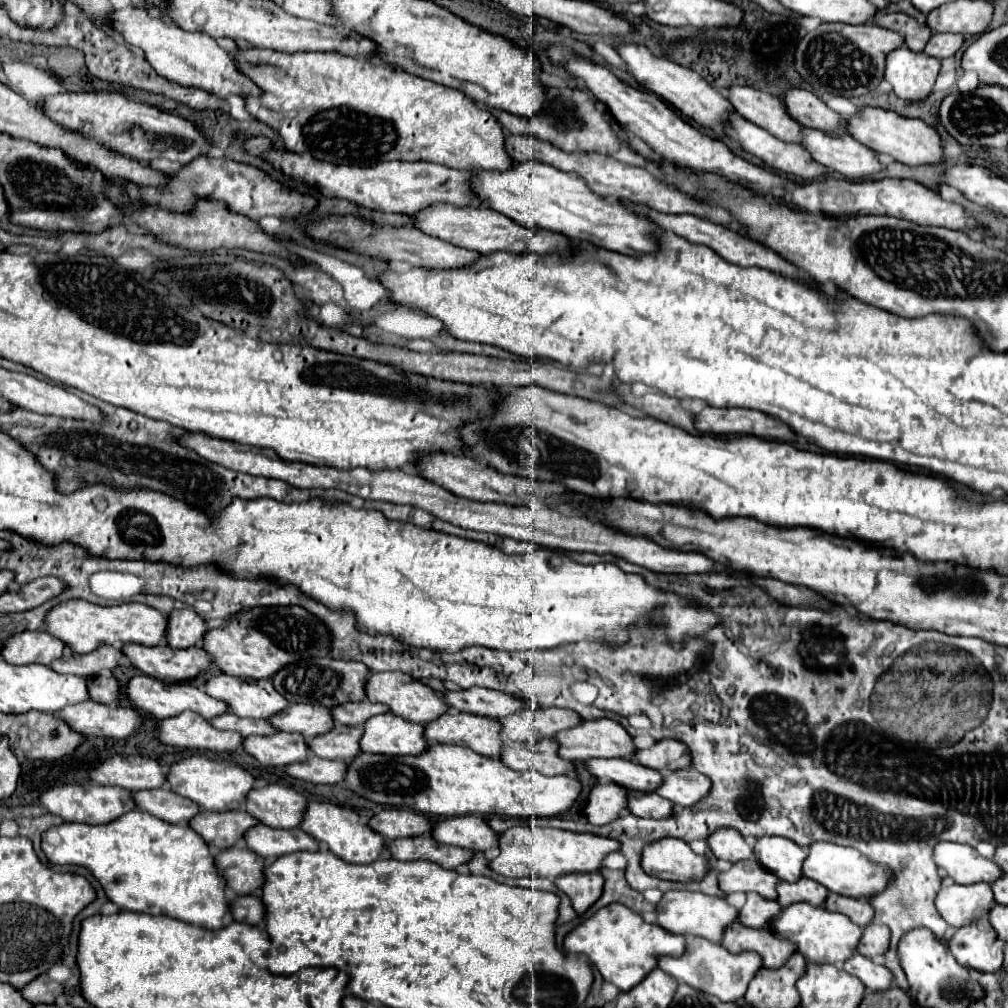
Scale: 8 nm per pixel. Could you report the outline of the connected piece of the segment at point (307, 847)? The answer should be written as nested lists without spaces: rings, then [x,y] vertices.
[[[255,825],[247,831],[245,843],[251,851],[267,861],[295,853],[295,851],[317,851],[321,845],[303,829],[271,829],[267,825]]]

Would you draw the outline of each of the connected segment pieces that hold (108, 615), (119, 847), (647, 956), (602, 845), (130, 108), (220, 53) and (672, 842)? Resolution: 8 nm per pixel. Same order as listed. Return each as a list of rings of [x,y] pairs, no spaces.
[[[69,599],[47,613],[47,631],[65,641],[73,653],[91,653],[103,645],[115,643],[141,643],[141,645],[159,645],[165,639],[167,615],[161,611],[143,605],[143,603],[123,603],[113,607],[93,605],[83,599]]]
[[[139,809],[119,817],[107,825],[85,825],[85,823],[63,823],[49,829],[43,835],[43,851],[53,865],[81,865],[87,867],[107,897],[117,903],[123,911],[137,911],[149,915],[167,915],[191,925],[205,929],[221,929],[231,921],[229,899],[225,895],[225,877],[217,871],[215,859],[207,843],[189,825],[173,825],[161,821]]]
[[[611,903],[611,907],[599,909],[593,917],[577,925],[565,937],[563,945],[569,953],[587,955],[605,981],[617,985],[621,991],[629,991],[657,967],[659,955],[679,957],[685,951],[685,937],[663,931],[663,927],[655,923],[645,923],[639,913],[621,903]]]
[[[513,827],[499,837],[499,857],[495,857],[489,867],[505,877],[547,877],[557,879],[567,873],[591,873],[599,871],[603,859],[619,851],[619,841],[593,835],[593,833],[573,833],[553,827]]]
[[[63,91],[45,97],[41,101],[41,109],[63,129],[79,133],[87,139],[95,139],[117,155],[131,157],[139,163],[151,163],[159,157],[177,163],[189,163],[203,155],[203,145],[209,145],[191,121],[151,105],[131,101],[121,91]]]
[[[127,7],[127,9],[115,9],[111,13],[109,25],[115,33],[123,37],[123,41],[131,47],[139,47],[151,67],[165,79],[175,81],[179,85],[187,87],[201,87],[205,91],[215,93],[217,97],[225,99],[229,93],[233,95],[259,95],[261,91],[237,69],[237,63],[233,57],[221,49],[213,37],[203,33],[189,33],[179,29],[177,25],[167,25],[165,19],[149,15],[145,9],[139,7]]]
[[[665,837],[643,849],[641,865],[647,875],[665,881],[701,881],[709,869],[709,859],[697,855],[685,841]]]

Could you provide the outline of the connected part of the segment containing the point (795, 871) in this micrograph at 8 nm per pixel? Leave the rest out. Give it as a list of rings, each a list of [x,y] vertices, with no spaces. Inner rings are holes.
[[[761,837],[753,851],[759,857],[759,863],[781,881],[795,881],[803,877],[803,859],[807,853],[801,845],[783,837]]]

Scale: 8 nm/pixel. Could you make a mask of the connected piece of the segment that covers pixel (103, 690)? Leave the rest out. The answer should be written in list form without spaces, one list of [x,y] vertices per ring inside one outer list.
[[[101,673],[93,679],[89,679],[89,693],[91,699],[105,705],[117,705],[121,697],[119,681],[111,673]]]

